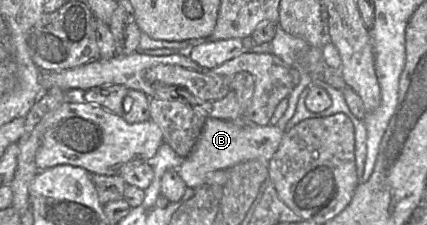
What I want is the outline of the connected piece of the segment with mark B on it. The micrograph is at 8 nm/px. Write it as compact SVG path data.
M207 118L200 136L183 163L177 169L188 188L196 189L205 184L206 177L217 170L228 170L248 160L261 160L268 164L277 151L284 131L275 126L258 126L244 120Z

